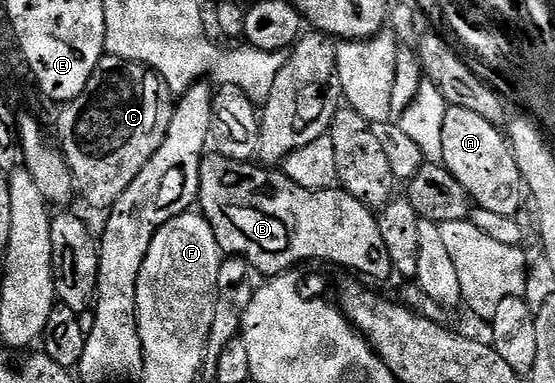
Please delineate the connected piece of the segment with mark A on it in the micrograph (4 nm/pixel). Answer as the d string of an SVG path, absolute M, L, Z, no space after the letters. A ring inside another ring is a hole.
M449 107L442 126L443 167L464 187L468 196L490 214L519 217L524 200L529 199L528 187L514 162L508 137L497 125L469 109Z

